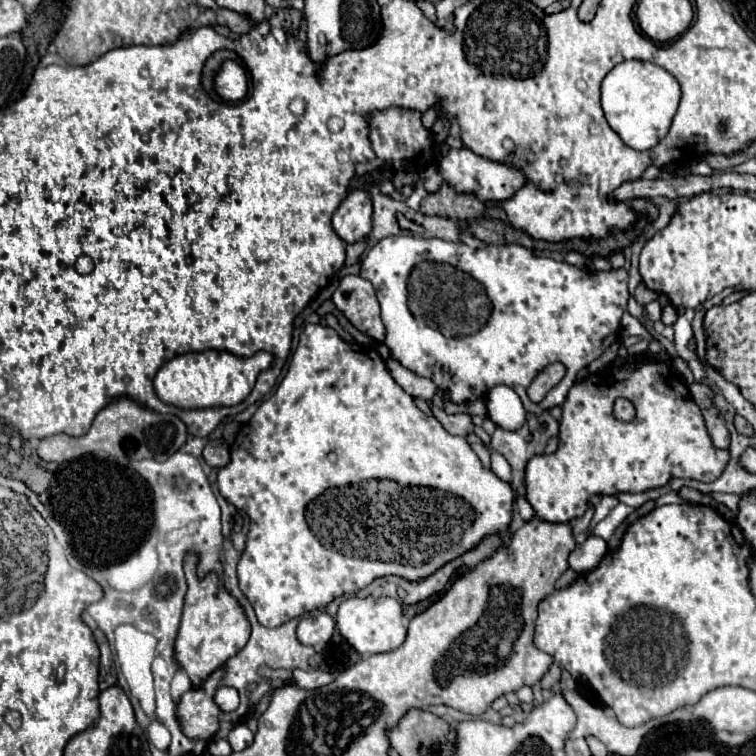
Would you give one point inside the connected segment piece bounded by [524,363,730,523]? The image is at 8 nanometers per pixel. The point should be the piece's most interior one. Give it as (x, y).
(597, 455)

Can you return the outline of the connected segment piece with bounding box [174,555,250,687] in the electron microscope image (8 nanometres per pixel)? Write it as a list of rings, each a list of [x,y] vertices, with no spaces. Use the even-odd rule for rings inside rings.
[[[194,555],[186,557],[184,573],[186,573],[186,581],[188,581],[188,595],[184,601],[182,623],[180,623],[176,645],[174,645],[174,659],[180,665],[180,669],[184,669],[188,673],[192,687],[200,687],[218,667],[222,667],[230,657],[234,657],[234,653],[238,653],[246,645],[246,641],[250,639],[250,623],[246,621],[246,615],[242,613],[242,607],[238,605],[238,601],[234,601],[234,597],[224,589],[224,585],[220,583],[216,573],[210,573],[204,581],[198,581]]]

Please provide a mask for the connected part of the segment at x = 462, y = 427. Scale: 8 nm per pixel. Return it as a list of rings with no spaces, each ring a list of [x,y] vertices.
[[[428,401],[428,405],[430,405],[430,409],[432,409],[432,415],[442,423],[442,427],[444,427],[448,433],[452,433],[452,435],[462,435],[462,437],[464,437],[464,435],[468,435],[468,433],[474,429],[472,417],[470,417],[468,413],[446,415],[444,409],[436,407],[432,401]]]

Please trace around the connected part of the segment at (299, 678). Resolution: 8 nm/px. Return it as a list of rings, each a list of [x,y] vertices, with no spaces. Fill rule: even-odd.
[[[294,669],[294,685],[302,687],[306,690],[318,689],[322,685],[328,685],[330,681],[334,681],[334,675],[332,673],[326,673],[326,671],[318,671],[318,669],[310,669],[310,671],[302,671],[302,669]]]

